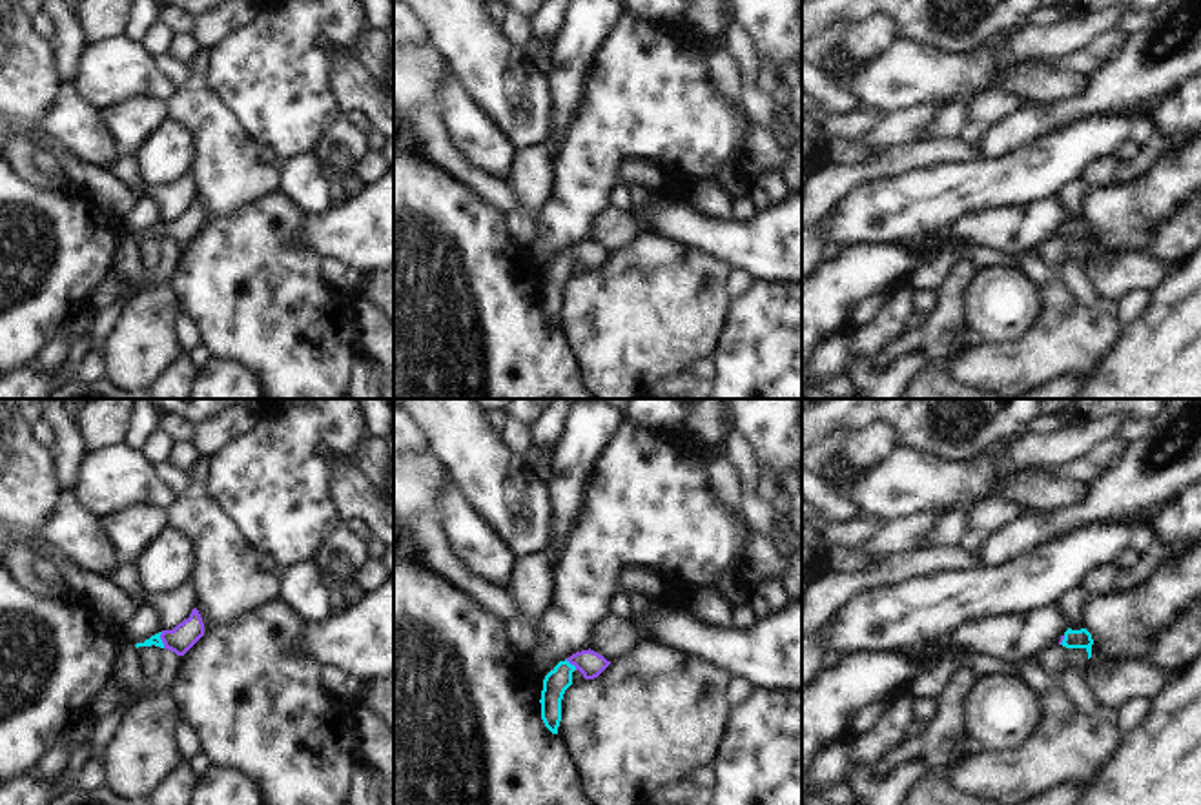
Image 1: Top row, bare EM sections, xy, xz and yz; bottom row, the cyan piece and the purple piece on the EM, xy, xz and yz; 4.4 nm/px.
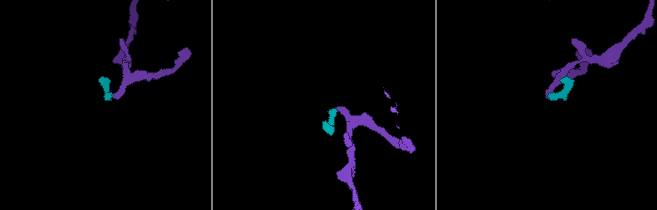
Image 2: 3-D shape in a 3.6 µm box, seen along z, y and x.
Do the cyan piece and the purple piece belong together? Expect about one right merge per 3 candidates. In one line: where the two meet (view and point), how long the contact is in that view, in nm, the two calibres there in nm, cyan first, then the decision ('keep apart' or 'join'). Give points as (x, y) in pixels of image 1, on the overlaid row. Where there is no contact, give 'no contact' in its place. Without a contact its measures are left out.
contact xy (161, 640); length 70 nm; calibres 50 and 120 nm; join

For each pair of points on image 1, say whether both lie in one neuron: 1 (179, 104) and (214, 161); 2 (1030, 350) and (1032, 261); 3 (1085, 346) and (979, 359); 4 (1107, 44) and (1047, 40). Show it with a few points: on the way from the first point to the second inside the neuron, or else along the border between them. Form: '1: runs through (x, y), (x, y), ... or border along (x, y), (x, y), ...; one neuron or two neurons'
1: runs through (194, 119), (214, 139), (214, 146); one neuron
2: runs through (1052, 328), (1050, 283); one neuron
3: runs through (1059, 346), (1037, 359), (1005, 359); one neuron
4: border along (1112, 28), (1099, 33), (1081, 50), (1052, 59); two neurons

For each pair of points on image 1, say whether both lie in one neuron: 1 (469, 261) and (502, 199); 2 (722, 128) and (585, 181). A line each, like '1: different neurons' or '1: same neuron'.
1: different neurons
2: same neuron

